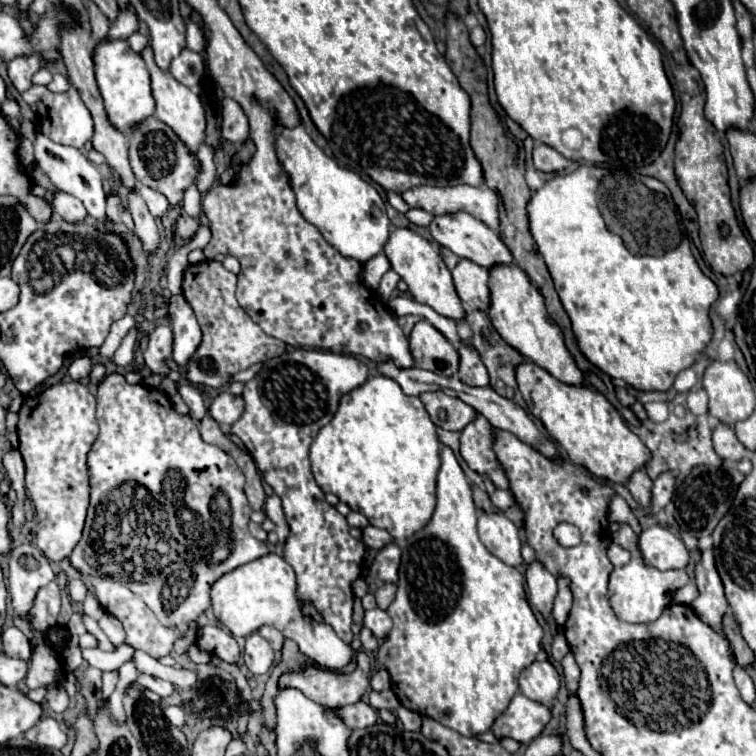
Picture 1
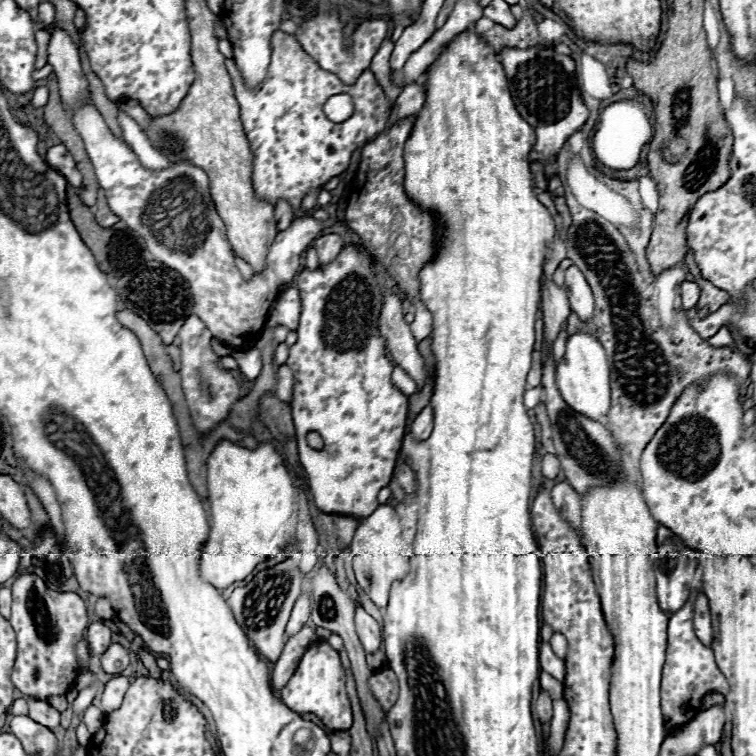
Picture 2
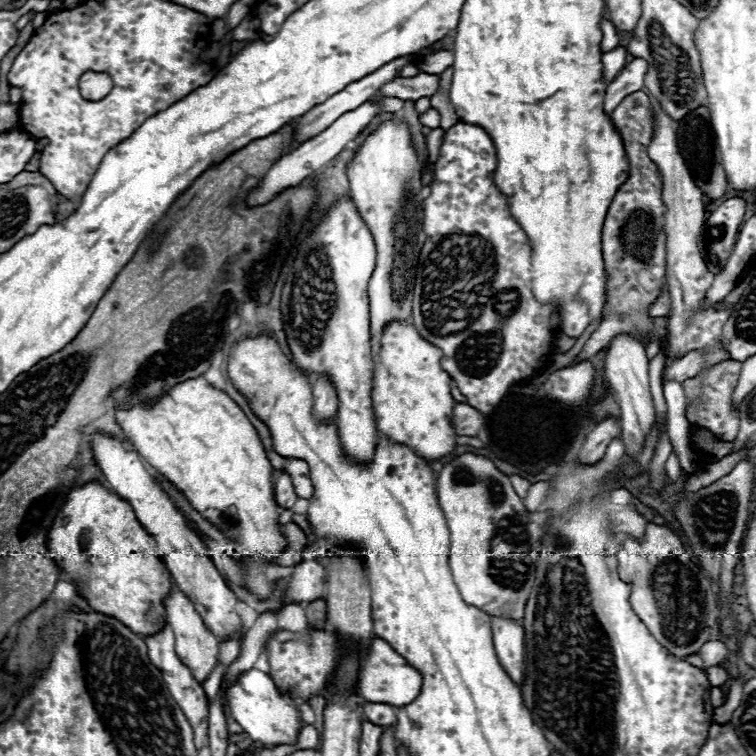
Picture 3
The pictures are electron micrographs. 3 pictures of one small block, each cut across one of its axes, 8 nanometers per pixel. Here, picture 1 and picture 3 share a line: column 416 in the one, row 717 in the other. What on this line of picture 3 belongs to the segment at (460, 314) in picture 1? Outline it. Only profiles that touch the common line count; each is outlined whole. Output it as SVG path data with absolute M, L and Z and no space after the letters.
M254 668L244 672L238 678L238 682L228 688L226 702L232 710L234 720L242 726L242 730L250 736L250 740L260 742L268 748L276 748L280 744L294 746L298 742L300 730L306 726L294 700L288 694L282 694L268 674Z

